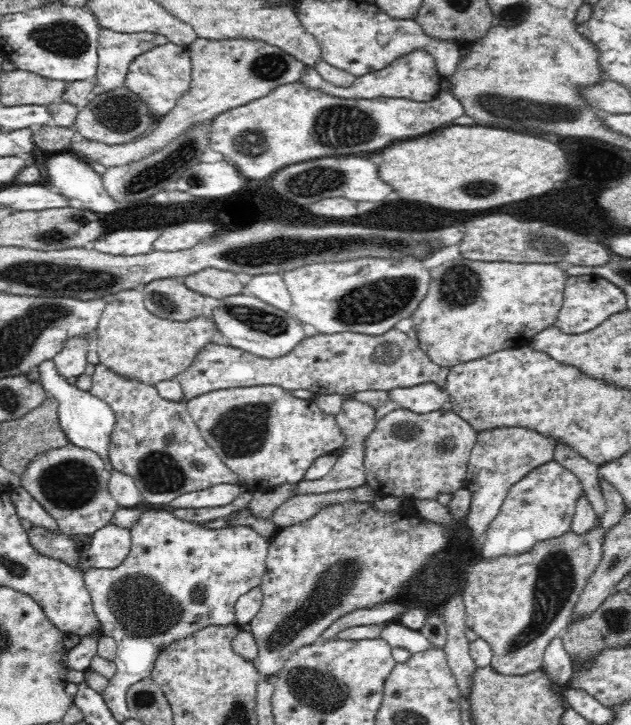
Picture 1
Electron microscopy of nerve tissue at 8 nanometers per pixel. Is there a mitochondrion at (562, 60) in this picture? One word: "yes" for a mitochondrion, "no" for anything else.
no

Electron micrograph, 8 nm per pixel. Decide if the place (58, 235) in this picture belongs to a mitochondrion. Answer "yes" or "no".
yes

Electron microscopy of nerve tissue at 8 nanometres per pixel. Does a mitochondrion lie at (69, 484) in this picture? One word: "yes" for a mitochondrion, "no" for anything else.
yes

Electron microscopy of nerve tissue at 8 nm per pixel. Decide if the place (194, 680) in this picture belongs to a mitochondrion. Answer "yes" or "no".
no

